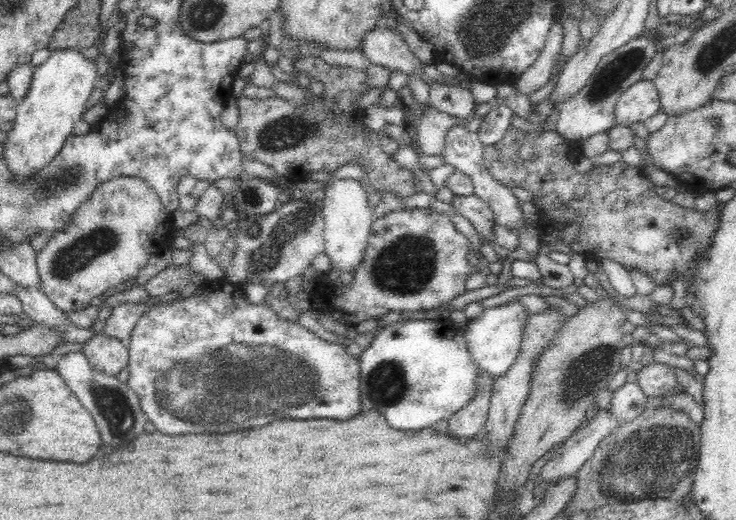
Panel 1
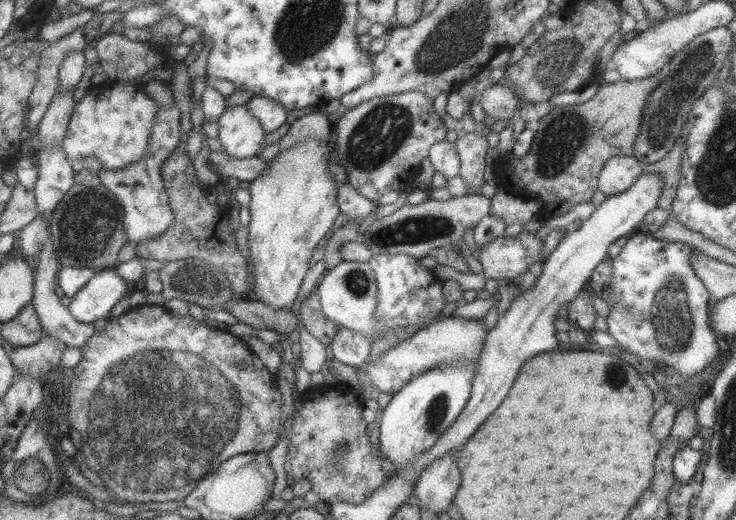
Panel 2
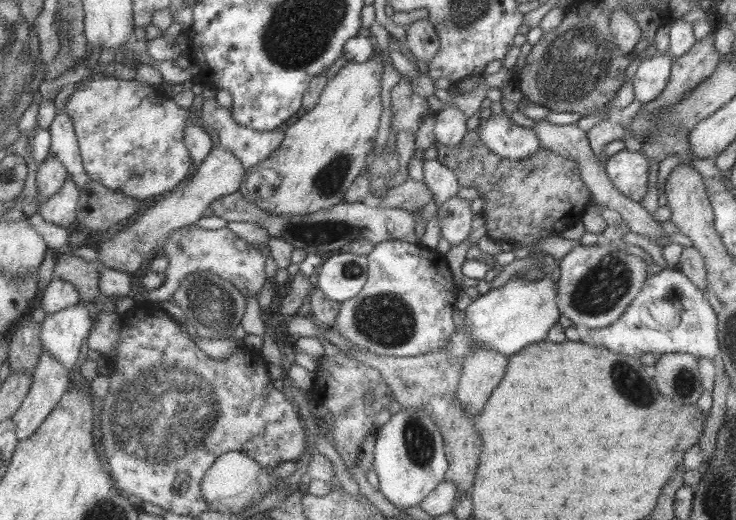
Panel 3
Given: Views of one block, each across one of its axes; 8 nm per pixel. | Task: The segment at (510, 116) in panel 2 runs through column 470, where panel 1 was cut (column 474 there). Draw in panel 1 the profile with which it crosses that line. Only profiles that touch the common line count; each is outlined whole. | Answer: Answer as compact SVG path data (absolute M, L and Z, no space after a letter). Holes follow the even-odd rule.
M432 80L427 84L430 86L429 102L440 112L453 117L458 116L462 120L466 120L472 114L476 102L471 90L462 88L462 86L448 85Z

